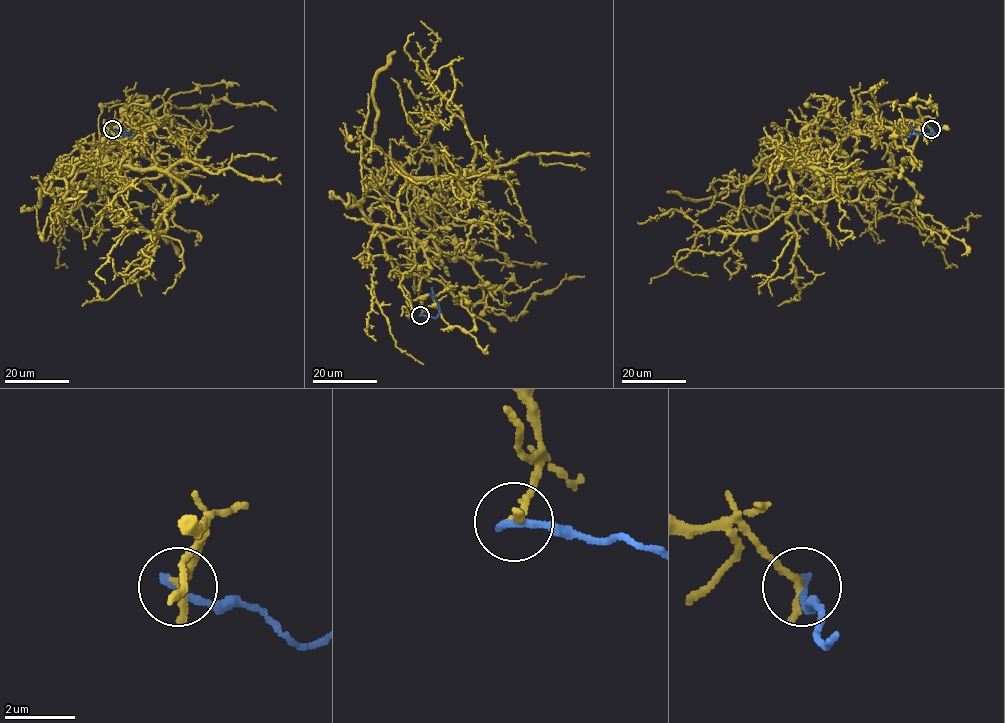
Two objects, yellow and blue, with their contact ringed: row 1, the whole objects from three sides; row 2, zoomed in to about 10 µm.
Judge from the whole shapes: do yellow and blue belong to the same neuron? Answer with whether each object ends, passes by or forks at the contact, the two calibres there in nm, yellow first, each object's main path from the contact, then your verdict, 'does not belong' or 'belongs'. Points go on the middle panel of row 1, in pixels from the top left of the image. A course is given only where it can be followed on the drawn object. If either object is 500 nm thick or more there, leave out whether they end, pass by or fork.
yellow ends | blue ends | 280/240 nm | yellow via (420, 315), (419, 274), (440, 251), (415, 184), (497, 176), (474, 172), (447, 107), (460, 58), (434, 91) | blue via (420, 315), (436, 318), (438, 315), (439, 304), (432, 287) | does not belong

